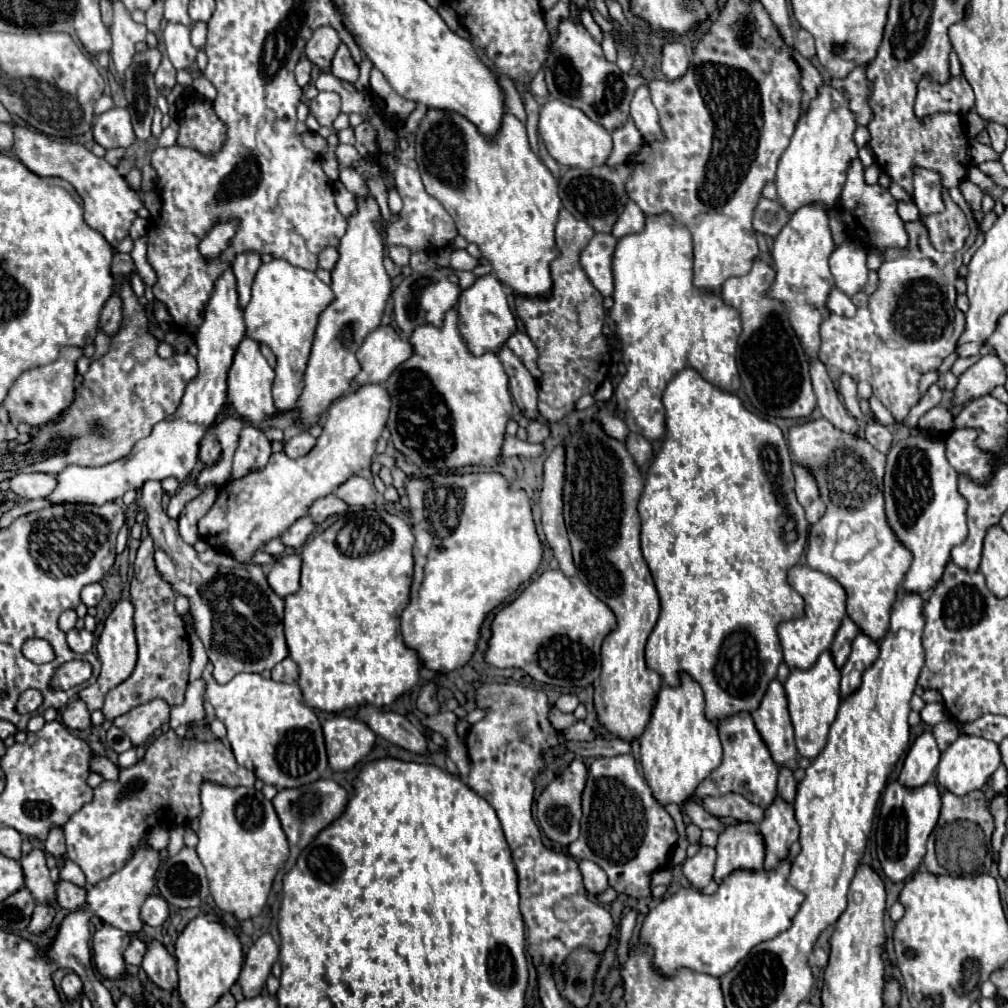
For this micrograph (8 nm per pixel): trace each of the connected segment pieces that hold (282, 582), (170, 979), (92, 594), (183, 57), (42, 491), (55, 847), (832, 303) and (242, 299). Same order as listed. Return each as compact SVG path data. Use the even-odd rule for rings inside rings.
M296 553L282 555L274 563L272 571L268 573L268 583L276 595L286 597L300 589L300 563L302 563L302 559Z
M146 939L148 949L144 953L142 969L148 973L150 981L154 981L158 987L176 991L178 985L178 975L176 975L176 959L168 953L168 949L156 941L156 939Z
M92 583L92 585L84 587L84 591L82 591L82 601L84 601L86 607L96 607L96 605L100 603L102 595L104 595L102 585L100 585L100 583Z
M166 23L164 27L164 43L168 57L176 69L188 69L196 61L198 49L190 43L192 27L182 23Z
M20 473L10 479L10 489L20 499L40 499L56 489L58 479L48 473Z
M58 825L50 827L48 837L44 841L44 847L46 847L46 853L60 859L58 865L62 867L62 863L66 861L66 847L64 847L64 831L62 831L62 827L58 827Z
M832 289L830 297L828 297L828 309L836 315L844 315L844 317L854 317L856 313L856 305L852 303L852 299L848 295L844 295L840 289Z
M248 251L236 257L234 261L234 277L236 277L236 291L238 291L238 305L244 309L250 303L250 287L254 281L254 275L260 267L260 255Z

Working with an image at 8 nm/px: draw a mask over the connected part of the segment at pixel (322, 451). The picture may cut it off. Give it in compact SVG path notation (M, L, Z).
M360 385L354 393L338 399L326 413L324 431L314 449L300 459L286 457L284 451L272 453L266 467L228 481L218 489L218 497L208 513L198 521L200 537L216 551L230 555L240 563L250 563L270 539L280 537L296 519L308 513L308 507L344 481L370 467L376 443L386 427L390 413L390 395L384 385Z

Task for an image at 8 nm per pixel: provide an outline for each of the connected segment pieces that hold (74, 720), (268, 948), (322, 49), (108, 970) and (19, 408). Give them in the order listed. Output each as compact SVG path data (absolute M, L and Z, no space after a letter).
M74 699L72 703L68 703L68 707L62 711L62 721L70 729L88 729L92 725L90 713L82 699Z
M266 933L250 947L244 959L244 969L238 979L238 983L242 985L244 997L260 995L276 959L278 959L278 945L274 943L272 935Z
M324 25L312 33L310 41L306 43L304 55L308 55L308 59L312 59L316 67L320 67L322 71L328 71L338 45L340 45L340 37L336 29L330 25Z
M104 925L102 929L98 929L92 937L92 945L94 945L94 963L96 969L108 977L108 979L118 979L124 977L126 973L126 965L122 959L122 951L128 947L130 937L128 933L112 927L112 925Z
M62 347L60 359L54 363L24 371L16 383L12 385L8 397L4 399L4 407L10 413L10 421L14 425L28 423L28 425L42 425L56 419L74 399L74 377L76 377L76 361L82 357L82 349L78 347Z

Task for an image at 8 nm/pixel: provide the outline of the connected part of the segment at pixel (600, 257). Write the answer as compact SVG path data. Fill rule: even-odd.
M596 233L588 247L582 251L582 267L588 273L592 285L606 297L612 295L614 291L614 281L612 281L612 257L616 249L618 239L612 235Z

